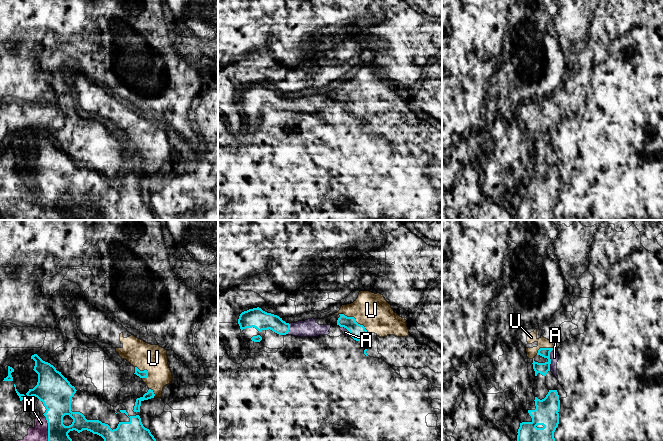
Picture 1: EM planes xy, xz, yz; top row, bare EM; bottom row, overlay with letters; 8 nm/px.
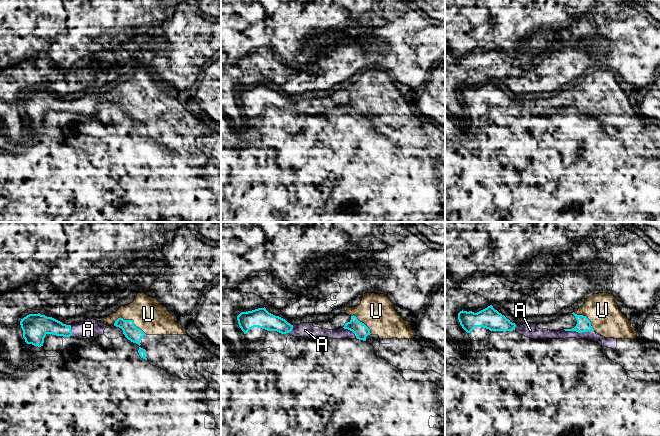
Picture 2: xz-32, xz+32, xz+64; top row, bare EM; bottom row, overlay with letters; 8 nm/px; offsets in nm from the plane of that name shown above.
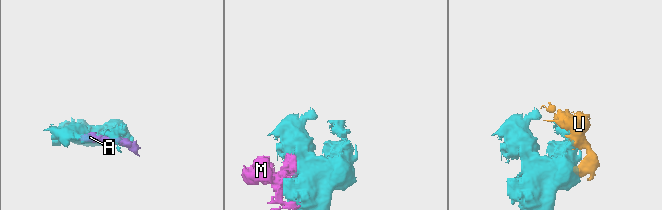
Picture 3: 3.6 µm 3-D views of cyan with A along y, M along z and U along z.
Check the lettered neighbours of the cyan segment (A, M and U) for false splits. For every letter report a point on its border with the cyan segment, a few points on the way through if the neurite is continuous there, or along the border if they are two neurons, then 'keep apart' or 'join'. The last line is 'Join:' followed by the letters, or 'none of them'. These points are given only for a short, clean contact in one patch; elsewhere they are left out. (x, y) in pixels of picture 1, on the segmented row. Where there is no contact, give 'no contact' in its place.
A: contact yz (550, 359); join
M: contact xy (48, 429); join
U: contact xz (355, 319); join
Join: A, M, U

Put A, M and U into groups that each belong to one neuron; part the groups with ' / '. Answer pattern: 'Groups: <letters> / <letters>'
Groups: A M U

